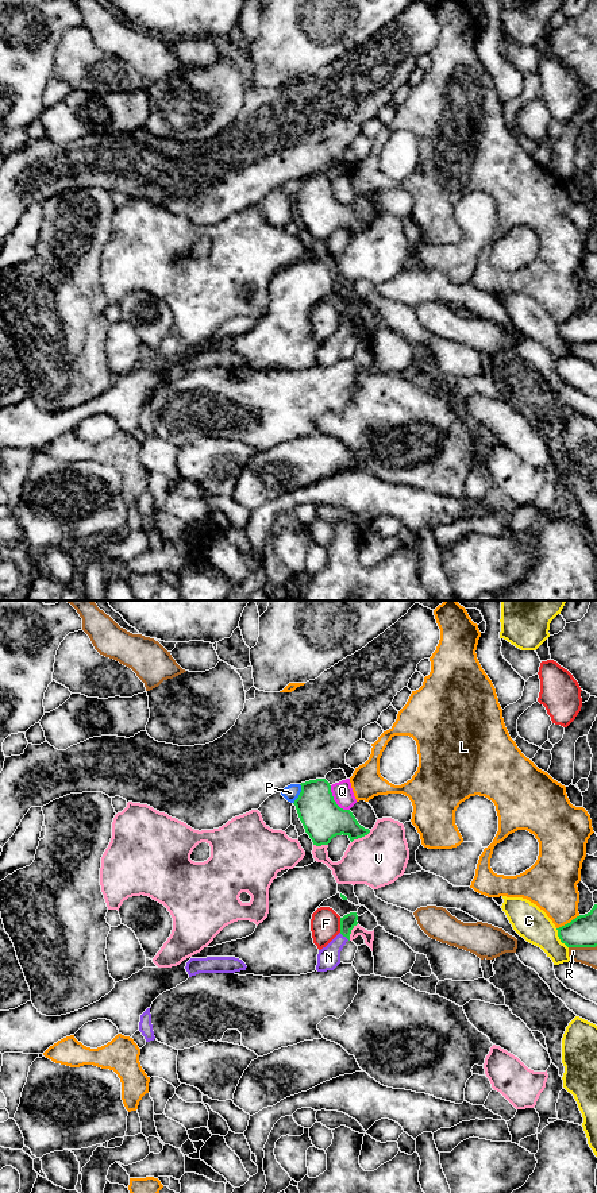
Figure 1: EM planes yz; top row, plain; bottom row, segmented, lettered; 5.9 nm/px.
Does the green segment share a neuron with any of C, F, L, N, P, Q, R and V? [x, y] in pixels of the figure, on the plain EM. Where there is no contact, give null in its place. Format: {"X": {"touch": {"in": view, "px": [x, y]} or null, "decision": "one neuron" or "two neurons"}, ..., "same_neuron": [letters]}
{"C": {"touch": {"in": "yz", "px": [559, 334]}, "decision": "two neurons"}, "F": {"touch": {"in": "yz", "px": [341, 320]}, "decision": "two neurons"}, "L": {"touch": {"in": "yz", "px": [567, 319]}, "decision": "two neurons"}, "N": {"touch": {"in": "yz", "px": [345, 331]}, "decision": "one neuron"}, "P": {"touch": {"in": "yz", "px": [300, 189]}, "decision": "two neurons"}, "Q": {"touch": {"in": "yz", "px": [334, 196]}, "decision": "two neurons"}, "R": {"touch": {"in": "yz", "px": [582, 342]}, "decision": "two neurons"}, "V": {"touch": {"in": "yz", "px": [361, 232]}, "decision": "two neurons"}, "same_neuron": ["N"]}

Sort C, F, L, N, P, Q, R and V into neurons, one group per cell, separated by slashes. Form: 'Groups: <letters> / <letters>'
Groups: C / F / L / N / P / Q / R / V

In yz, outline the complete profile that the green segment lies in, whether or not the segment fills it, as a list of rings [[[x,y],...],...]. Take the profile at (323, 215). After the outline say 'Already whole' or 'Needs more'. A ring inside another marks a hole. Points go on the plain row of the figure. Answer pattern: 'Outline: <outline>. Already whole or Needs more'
Outline: [[[326,174],[309,175],[300,181],[301,188],[293,200],[313,240],[328,240],[334,232],[342,229],[353,238],[370,228],[358,219],[350,205],[336,200]]]. Already whole

